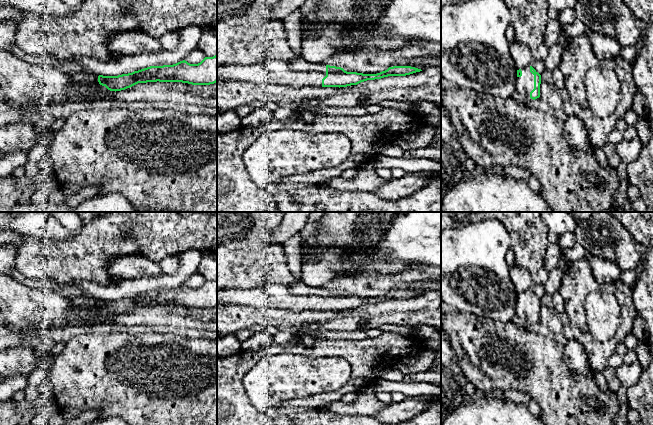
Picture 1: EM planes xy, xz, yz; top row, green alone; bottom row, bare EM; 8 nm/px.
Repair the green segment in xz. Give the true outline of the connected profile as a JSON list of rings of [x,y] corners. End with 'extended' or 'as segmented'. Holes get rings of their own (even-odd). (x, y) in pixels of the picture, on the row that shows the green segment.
[[[301,57],[289,61],[268,60],[257,65],[217,65],[217,80],[290,87],[347,87],[388,76],[406,76],[421,69],[393,66],[377,74],[347,72],[341,67],[310,63]]] | extended

